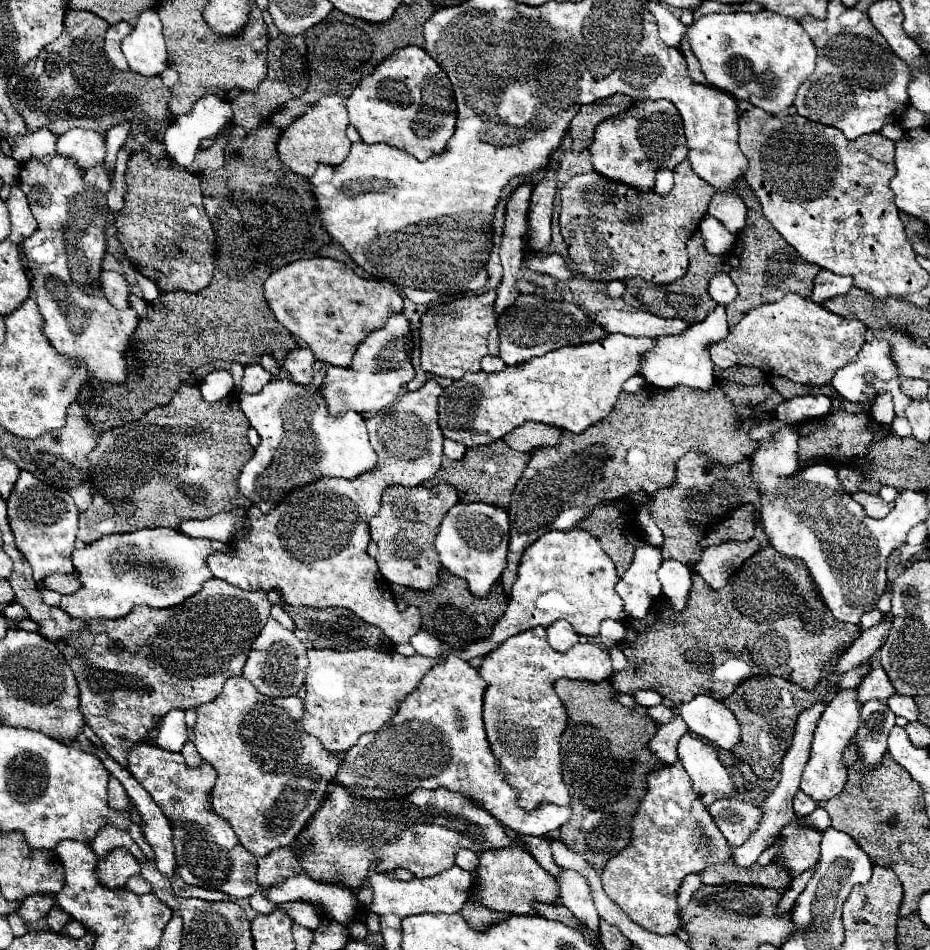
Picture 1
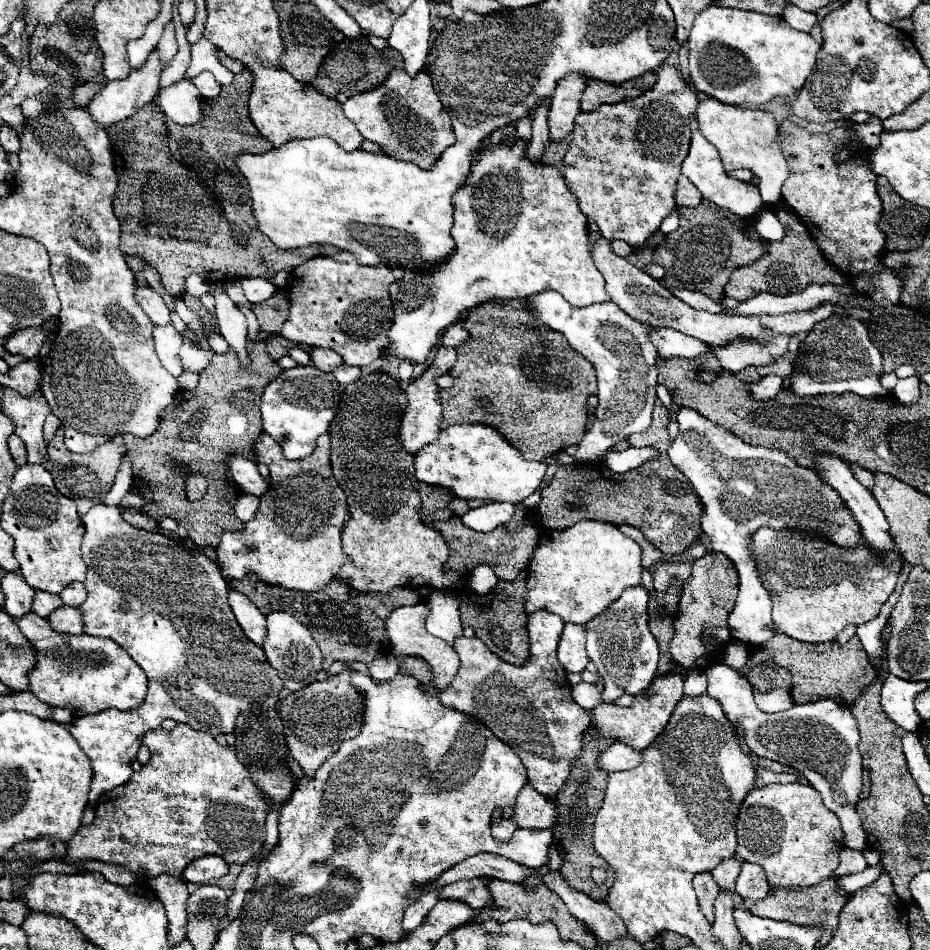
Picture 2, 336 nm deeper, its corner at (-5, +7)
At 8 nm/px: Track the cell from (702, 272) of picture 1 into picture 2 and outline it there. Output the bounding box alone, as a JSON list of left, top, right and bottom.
[654,200,766,302]

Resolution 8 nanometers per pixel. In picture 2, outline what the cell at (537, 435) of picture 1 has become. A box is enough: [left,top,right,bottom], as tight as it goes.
[442,300,596,462]

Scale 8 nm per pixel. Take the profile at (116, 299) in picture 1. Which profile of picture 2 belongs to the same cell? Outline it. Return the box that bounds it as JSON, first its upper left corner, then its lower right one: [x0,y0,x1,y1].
[136,286,170,326]

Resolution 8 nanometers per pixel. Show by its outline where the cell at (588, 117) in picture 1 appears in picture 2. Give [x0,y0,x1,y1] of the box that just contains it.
[580,72,656,112]

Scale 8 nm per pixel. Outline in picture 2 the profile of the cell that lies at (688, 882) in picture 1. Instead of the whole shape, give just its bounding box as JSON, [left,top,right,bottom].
[710,858,742,890]

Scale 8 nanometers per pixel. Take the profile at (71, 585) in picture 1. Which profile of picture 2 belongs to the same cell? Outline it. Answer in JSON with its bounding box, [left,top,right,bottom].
[60,582,86,606]

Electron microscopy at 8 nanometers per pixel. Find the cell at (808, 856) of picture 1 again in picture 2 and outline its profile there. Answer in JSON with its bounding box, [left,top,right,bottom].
[736,784,842,886]

